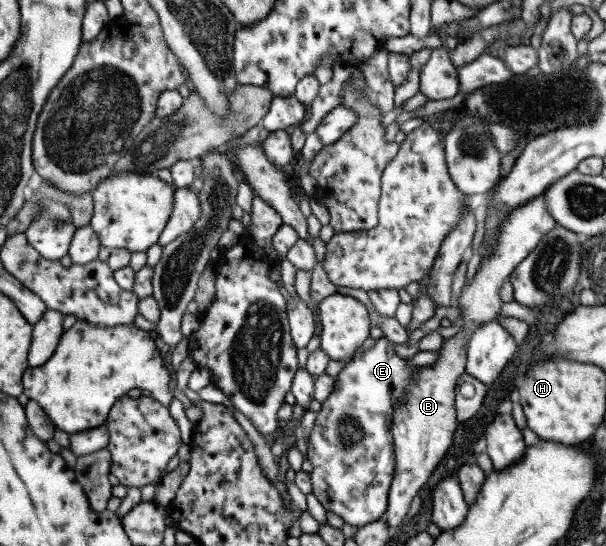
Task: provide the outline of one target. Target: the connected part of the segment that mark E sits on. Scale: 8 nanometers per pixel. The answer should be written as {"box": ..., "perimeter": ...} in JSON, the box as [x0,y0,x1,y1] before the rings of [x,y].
{"box":[303,336,419,527],"perimeter":[[[382,336],[374,342],[369,350],[361,354],[356,352],[349,357],[348,362],[336,375],[331,393],[320,402],[320,409],[315,412],[309,445],[303,456],[313,467],[308,475],[312,494],[321,507],[355,527],[377,521],[385,514],[395,467],[394,443],[389,429],[392,407],[404,404],[406,387],[411,383],[412,375],[419,369],[419,366],[408,365],[405,358],[397,356],[391,348],[393,343],[385,337]]]}

